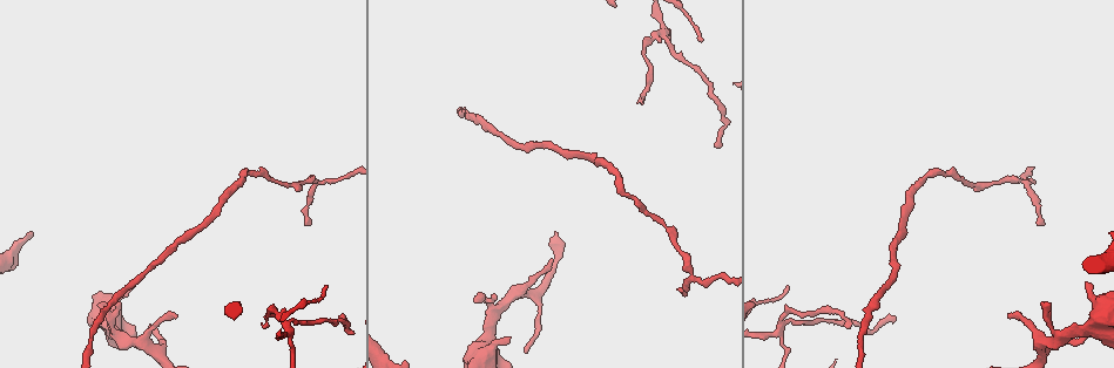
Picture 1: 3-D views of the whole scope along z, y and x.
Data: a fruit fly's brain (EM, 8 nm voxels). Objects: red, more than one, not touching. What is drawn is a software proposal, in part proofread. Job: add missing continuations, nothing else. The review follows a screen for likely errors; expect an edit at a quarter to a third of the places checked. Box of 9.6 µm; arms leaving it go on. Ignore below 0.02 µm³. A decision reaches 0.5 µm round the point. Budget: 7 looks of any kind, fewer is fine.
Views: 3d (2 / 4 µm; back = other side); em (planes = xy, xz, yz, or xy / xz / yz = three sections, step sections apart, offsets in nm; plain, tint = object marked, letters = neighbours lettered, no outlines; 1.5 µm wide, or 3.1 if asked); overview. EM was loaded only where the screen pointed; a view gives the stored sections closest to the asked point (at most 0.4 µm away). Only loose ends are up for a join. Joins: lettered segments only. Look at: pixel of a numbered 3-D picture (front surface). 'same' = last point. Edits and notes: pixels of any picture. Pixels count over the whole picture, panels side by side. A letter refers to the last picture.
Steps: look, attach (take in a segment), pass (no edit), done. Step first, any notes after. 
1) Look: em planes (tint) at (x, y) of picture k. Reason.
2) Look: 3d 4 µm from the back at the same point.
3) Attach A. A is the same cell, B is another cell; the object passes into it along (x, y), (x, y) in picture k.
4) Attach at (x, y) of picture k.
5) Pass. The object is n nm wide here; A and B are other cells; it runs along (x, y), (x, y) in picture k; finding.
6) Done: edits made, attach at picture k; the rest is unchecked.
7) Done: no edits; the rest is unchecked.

Look: 3d 2 µm at (175, 315) of picture 1. An open end.

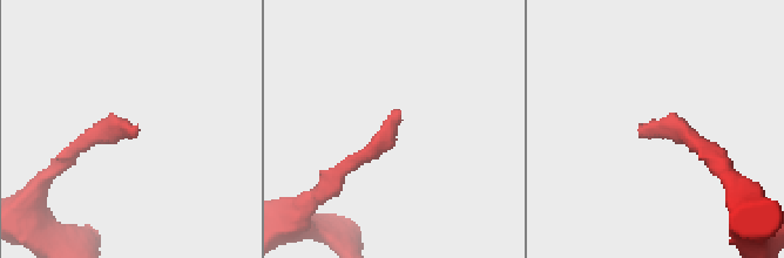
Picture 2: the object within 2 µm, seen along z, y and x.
Look: em planes (letters) at (640, 124) of picture 2.

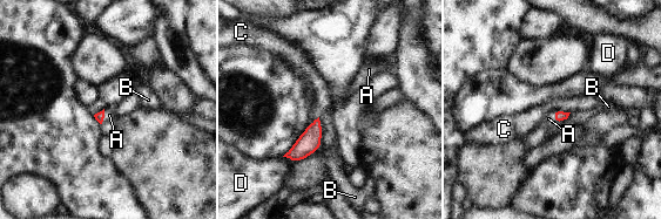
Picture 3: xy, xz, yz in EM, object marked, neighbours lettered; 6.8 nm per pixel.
Attach A. A is the same cell, B, C and D are other cells; the cell continues.

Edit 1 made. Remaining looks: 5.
Look: overview. Redraw.

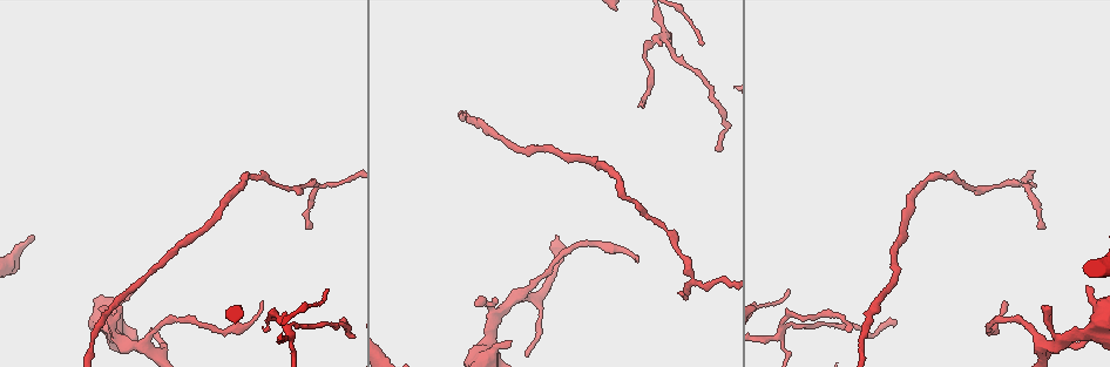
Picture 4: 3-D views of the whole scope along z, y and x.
Look: em xy step 4 (letters) at (637, 257) of picture 4. Free end.

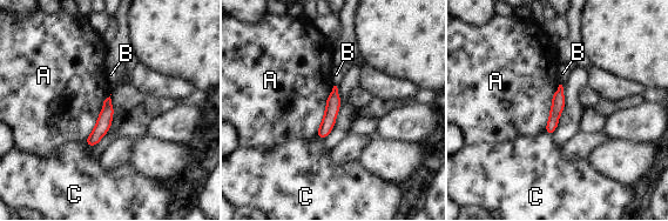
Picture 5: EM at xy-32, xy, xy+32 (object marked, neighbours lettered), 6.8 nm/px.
Look: em planes (letters) at the same point. Cut it another way.

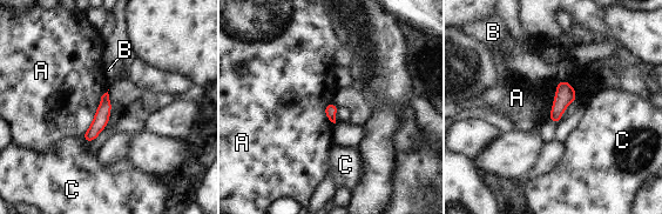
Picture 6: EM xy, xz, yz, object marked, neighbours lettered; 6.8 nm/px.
Pass. The object is 90 nm wide here; A, B and C are other cells; it runs along (106, 97), (101, 120), (86, 136) in picture 6; none of them fits.

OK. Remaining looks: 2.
Look: 3d 4 µm at (339, 319) of picture 4. Long arm stops here.

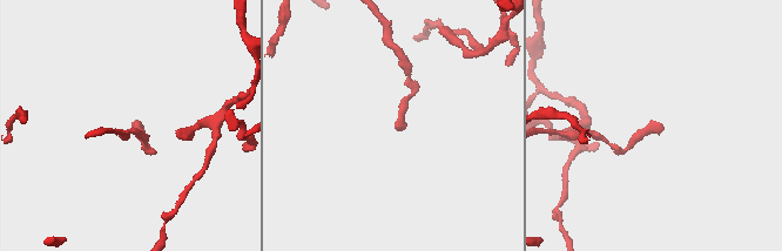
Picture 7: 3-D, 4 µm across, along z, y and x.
Look: em planes (letters) at (134, 124) of picture 7.

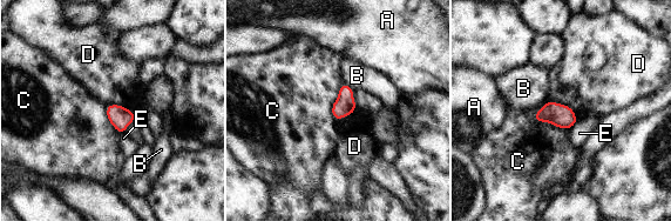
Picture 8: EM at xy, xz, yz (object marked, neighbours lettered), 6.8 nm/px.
Pass. The object is 140 nm wide here; A, B, C, D and E are other cells; a border runs along (549, 99), (566, 104), (577, 119) in picture 8; no lettered segment goes on from it.

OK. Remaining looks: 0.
Done: edits made, attach at picture 3; the rest is unchecked.

